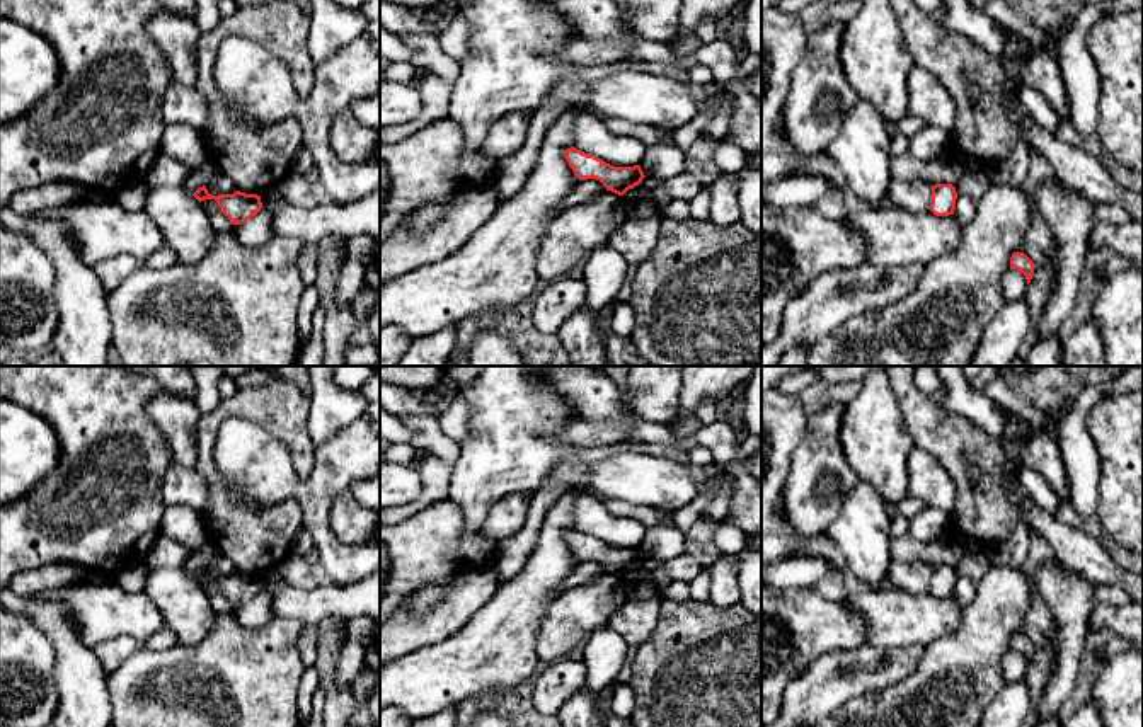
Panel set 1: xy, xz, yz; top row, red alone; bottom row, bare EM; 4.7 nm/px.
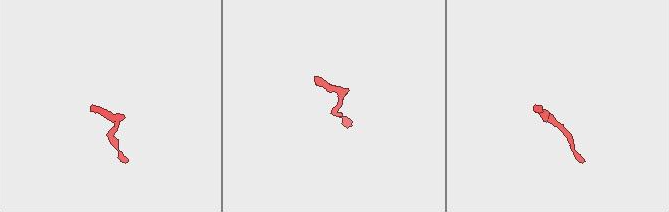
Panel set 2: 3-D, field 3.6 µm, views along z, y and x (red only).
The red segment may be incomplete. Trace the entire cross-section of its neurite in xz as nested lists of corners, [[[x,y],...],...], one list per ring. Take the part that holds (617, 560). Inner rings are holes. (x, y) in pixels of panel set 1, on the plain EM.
[[[574,528],[566,531],[566,541],[579,562],[596,560],[606,572],[623,577],[646,558],[640,547],[613,548],[594,536],[588,536]]]

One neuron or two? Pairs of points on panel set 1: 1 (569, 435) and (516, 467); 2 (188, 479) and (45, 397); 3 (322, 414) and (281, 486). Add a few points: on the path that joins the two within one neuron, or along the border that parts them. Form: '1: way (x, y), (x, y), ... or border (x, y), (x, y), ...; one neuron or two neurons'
1: border (574, 419), (559, 438), (580, 448); two neurons
2: border (172, 460), (160, 486), (160, 498), (166, 506); two neurons
3: border (350, 423), (315, 446); two neurons

